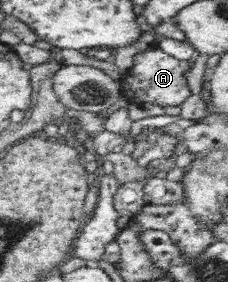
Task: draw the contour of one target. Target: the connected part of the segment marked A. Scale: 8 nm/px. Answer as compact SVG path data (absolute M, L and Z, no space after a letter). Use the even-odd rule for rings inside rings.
M155 48L134 55L133 67L123 75L119 83L124 98L129 102L141 104L156 104L156 106L180 106L191 95L184 71L190 70L190 62L177 60L166 54L162 49Z

